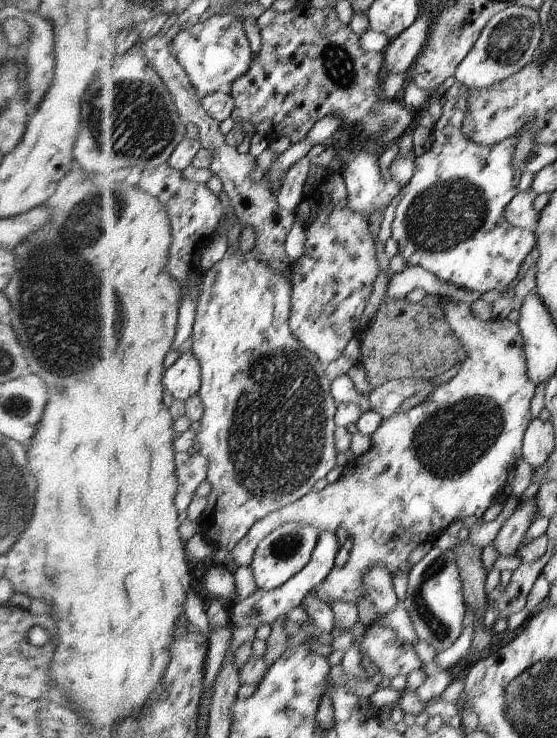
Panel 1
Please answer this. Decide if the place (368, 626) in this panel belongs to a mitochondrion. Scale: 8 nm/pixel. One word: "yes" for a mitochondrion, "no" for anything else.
no

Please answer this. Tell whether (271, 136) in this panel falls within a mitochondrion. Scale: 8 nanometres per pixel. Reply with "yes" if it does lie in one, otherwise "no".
no

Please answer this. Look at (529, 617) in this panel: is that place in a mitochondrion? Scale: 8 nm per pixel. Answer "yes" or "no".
no

